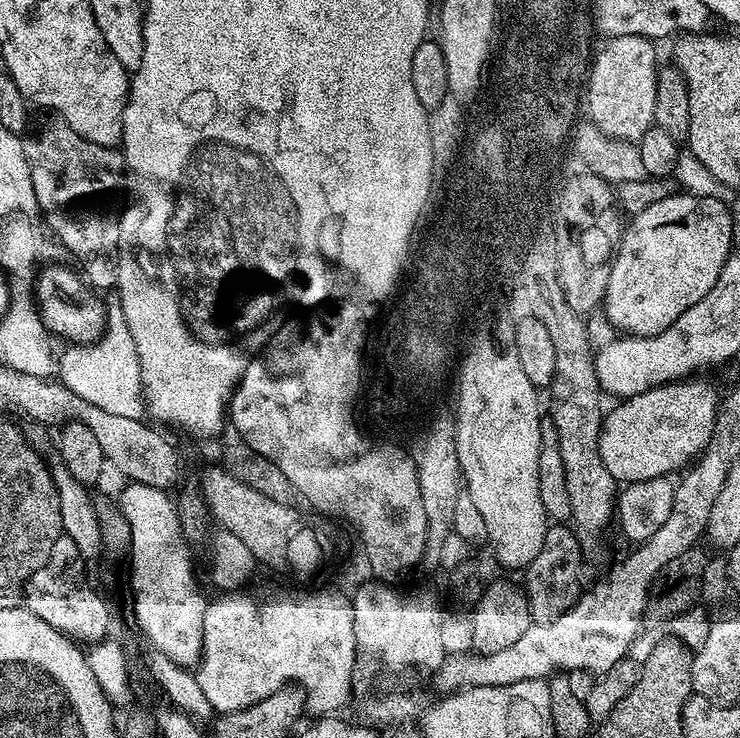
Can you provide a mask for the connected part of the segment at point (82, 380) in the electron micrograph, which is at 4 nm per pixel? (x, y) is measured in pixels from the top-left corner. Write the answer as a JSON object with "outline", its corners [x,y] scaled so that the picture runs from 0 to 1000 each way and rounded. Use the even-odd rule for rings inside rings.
{"outline":[[[150,397],[142,405],[145,442],[142,453],[126,466],[96,467],[76,491],[76,507],[82,520],[100,534],[122,545],[124,550],[165,566],[191,568],[197,558],[191,523],[191,493],[186,491],[185,470],[165,421],[161,397]]]}

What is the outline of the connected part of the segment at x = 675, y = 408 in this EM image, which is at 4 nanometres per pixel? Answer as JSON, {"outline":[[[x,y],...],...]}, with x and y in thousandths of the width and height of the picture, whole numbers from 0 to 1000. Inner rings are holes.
{"outline":[[[946,512],[915,515],[911,520],[896,520],[861,537],[839,541],[834,546],[838,549],[818,562],[816,575],[811,580],[808,610],[819,637],[824,637],[827,646],[839,657],[907,646],[907,640],[918,641],[928,636],[936,625],[951,617],[962,589],[968,587],[968,561],[973,556],[976,537],[968,533],[959,516],[941,514]]]}

